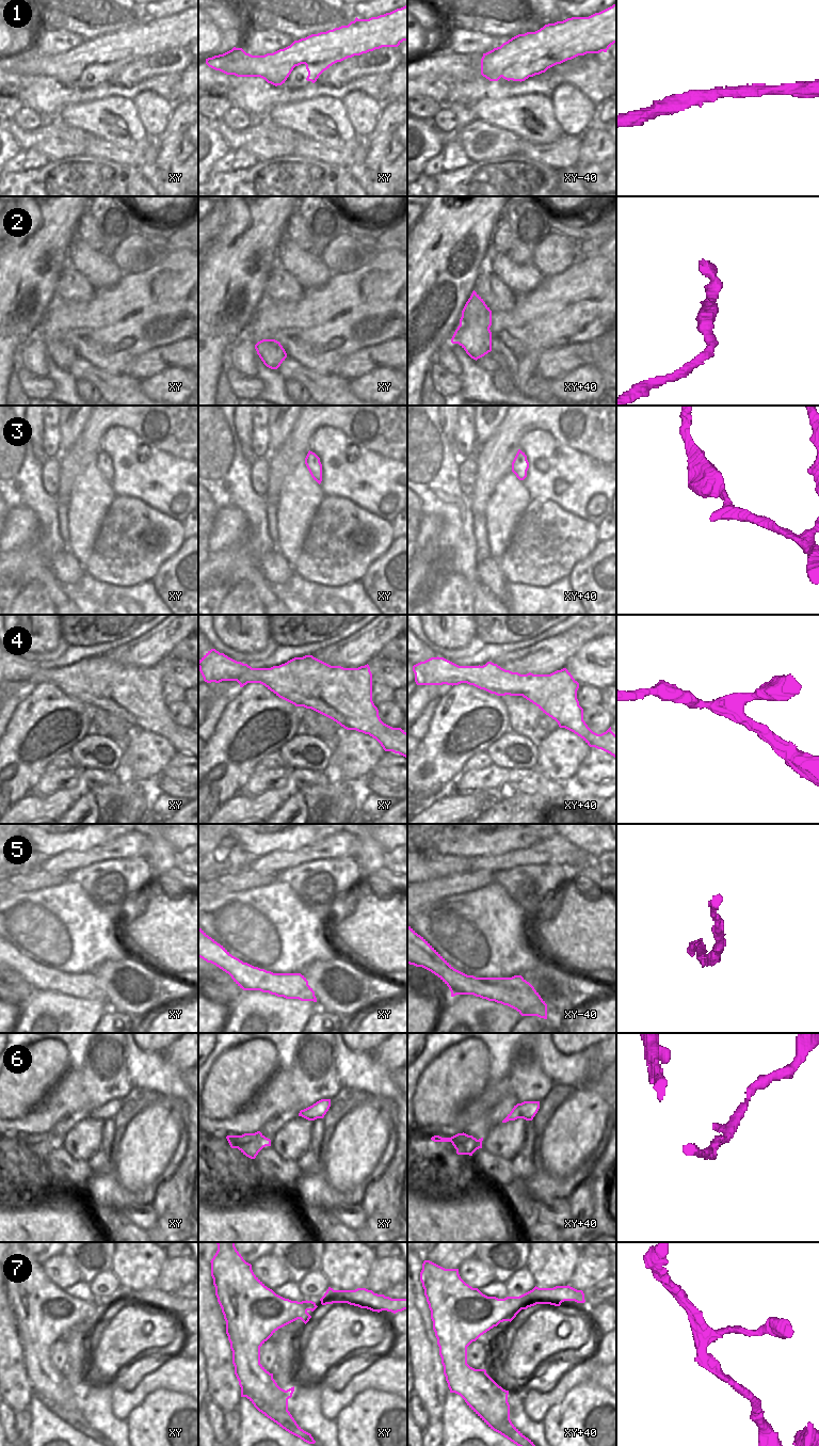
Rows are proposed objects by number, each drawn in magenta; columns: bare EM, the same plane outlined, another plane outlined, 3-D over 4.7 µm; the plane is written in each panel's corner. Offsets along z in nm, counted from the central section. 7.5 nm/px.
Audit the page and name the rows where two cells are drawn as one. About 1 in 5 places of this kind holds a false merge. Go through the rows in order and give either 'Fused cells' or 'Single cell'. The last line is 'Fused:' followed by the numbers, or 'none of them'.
1: Single cell
2: Single cell
3: Single cell
4: Single cell
5: Single cell
6: Single cell
7: Single cell
Fused: none of them.

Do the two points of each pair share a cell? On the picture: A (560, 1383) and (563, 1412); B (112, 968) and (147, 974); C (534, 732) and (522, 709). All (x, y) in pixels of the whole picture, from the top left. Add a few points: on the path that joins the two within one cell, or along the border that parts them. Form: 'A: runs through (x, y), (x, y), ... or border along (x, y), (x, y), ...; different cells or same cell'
A: border along (580, 1383), (556, 1403), (544, 1417); different cells
B: runs through (119, 974), (139, 974); same cell
C: runs through (531, 727), (531, 724), (523, 714); same cell

